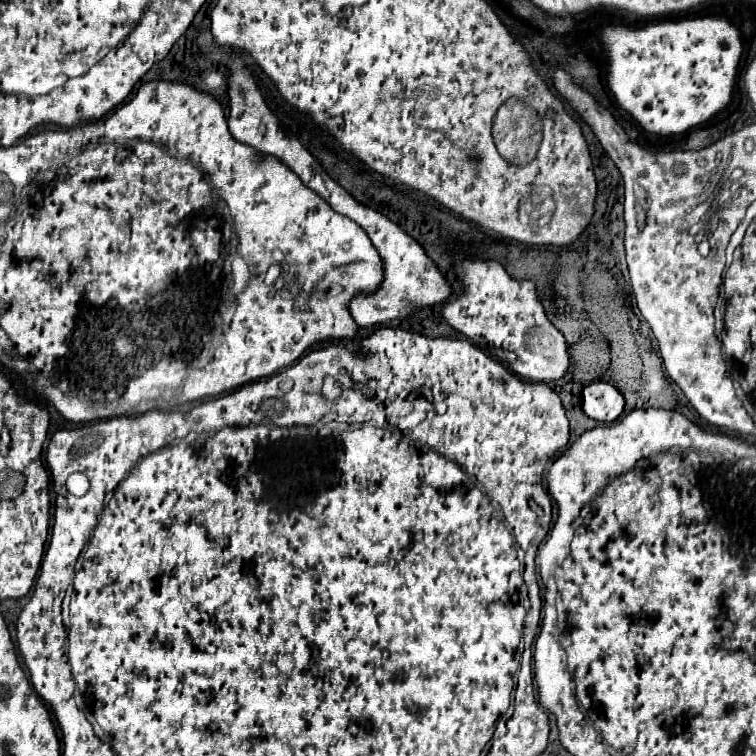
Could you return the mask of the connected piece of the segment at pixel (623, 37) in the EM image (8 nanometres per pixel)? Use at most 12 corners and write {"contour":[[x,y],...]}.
{"contour":[[725,18],[605,26],[611,92],[651,134],[731,102]]}

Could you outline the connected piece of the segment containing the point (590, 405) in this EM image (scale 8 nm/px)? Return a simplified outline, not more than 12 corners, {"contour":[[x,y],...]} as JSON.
{"contour":[[607,382],[583,388],[583,412],[599,422],[623,414],[623,396]]}

